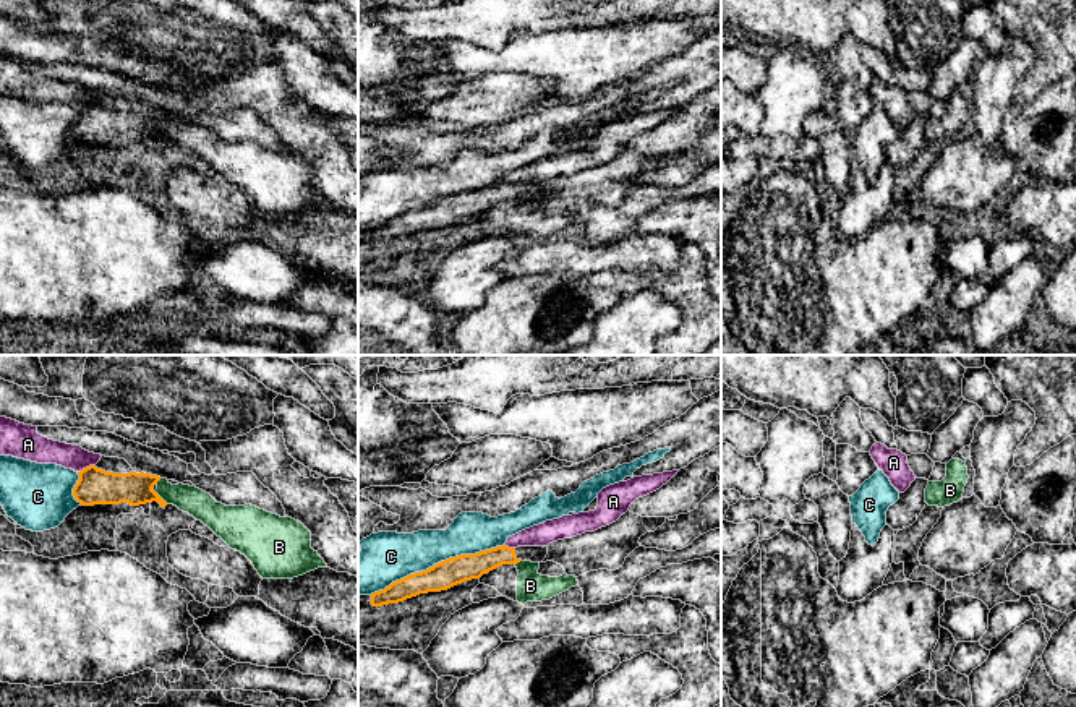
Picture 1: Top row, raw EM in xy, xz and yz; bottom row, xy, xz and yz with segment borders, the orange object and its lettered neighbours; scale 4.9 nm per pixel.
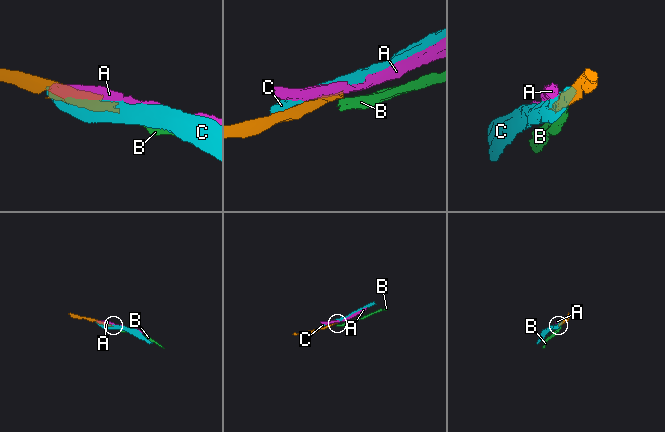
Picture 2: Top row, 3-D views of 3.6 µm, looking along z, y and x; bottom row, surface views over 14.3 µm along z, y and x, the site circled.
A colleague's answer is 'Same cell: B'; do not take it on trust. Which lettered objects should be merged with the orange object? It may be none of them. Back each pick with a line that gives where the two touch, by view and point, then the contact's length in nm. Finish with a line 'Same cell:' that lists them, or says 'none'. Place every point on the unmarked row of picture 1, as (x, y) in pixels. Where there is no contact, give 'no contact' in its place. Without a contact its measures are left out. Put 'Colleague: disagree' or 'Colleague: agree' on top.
Colleague: disagree
Same cell: none

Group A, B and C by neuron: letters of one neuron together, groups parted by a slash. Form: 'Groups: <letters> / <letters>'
Groups: A / B / C

